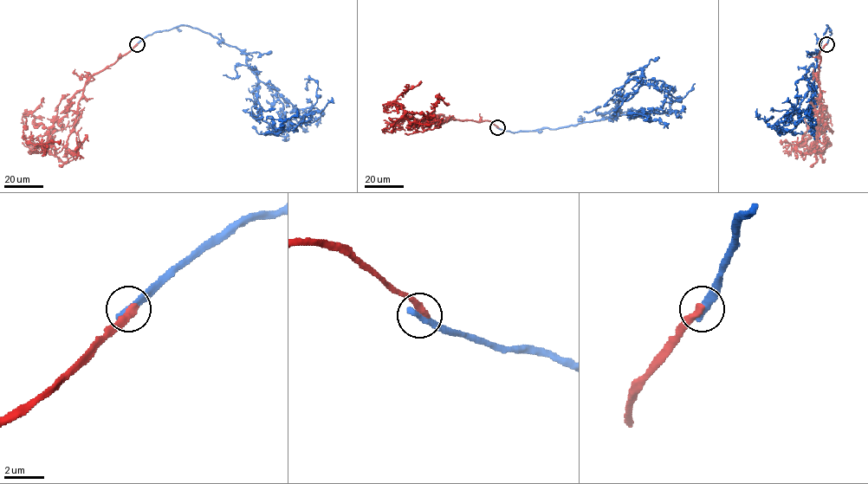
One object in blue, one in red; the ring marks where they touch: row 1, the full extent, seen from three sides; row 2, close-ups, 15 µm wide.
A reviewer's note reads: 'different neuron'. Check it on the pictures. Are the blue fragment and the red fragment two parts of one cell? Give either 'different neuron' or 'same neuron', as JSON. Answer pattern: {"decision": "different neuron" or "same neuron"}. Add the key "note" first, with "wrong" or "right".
{"note": "right", "decision": "different neuron"}

